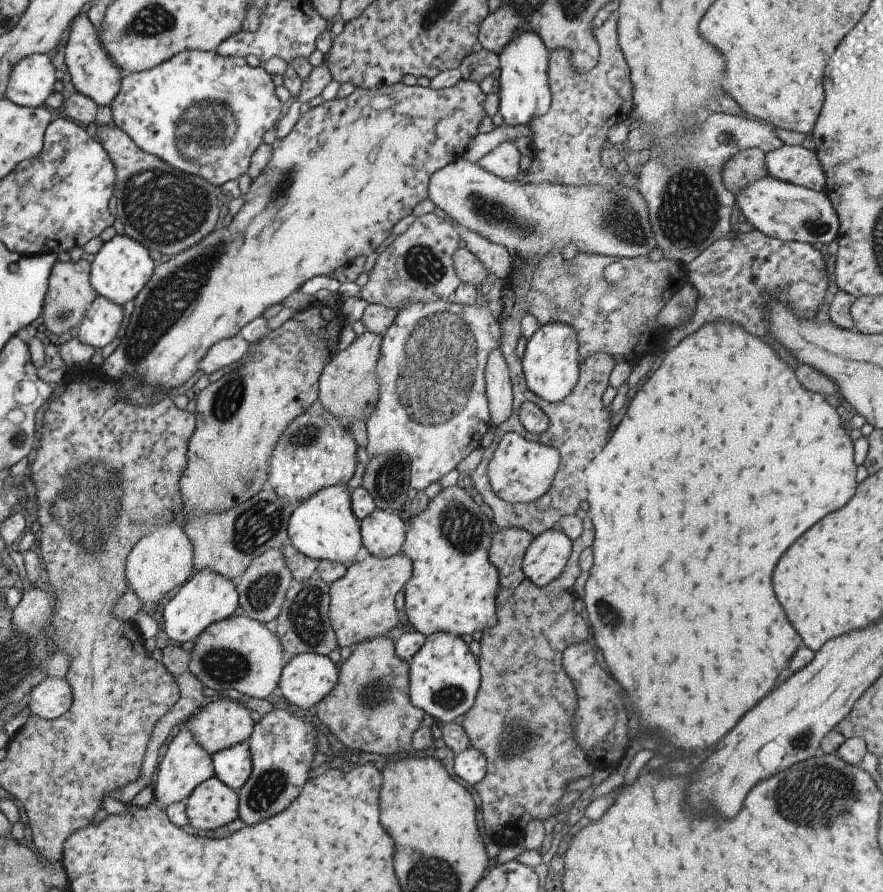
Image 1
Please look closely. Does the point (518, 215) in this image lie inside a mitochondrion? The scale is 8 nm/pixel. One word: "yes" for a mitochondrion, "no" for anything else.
yes

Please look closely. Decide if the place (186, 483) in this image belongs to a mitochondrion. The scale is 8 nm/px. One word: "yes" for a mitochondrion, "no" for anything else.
no

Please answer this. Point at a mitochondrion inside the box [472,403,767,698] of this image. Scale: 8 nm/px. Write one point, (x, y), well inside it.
(613, 623)

